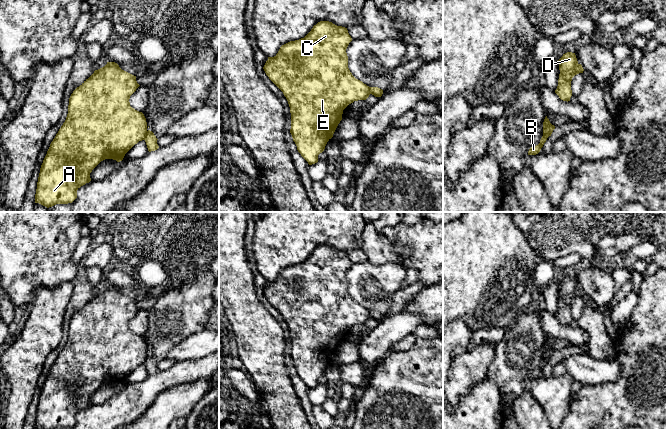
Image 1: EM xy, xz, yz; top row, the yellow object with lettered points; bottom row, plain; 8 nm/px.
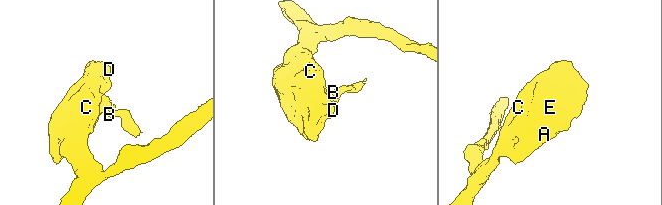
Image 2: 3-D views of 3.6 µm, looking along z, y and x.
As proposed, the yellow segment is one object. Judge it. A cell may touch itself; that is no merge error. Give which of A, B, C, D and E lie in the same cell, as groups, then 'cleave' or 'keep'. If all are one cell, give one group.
A C D E / B; cleave

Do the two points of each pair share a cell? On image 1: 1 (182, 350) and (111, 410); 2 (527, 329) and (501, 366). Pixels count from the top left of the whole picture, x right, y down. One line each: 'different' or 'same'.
1: different
2: same

